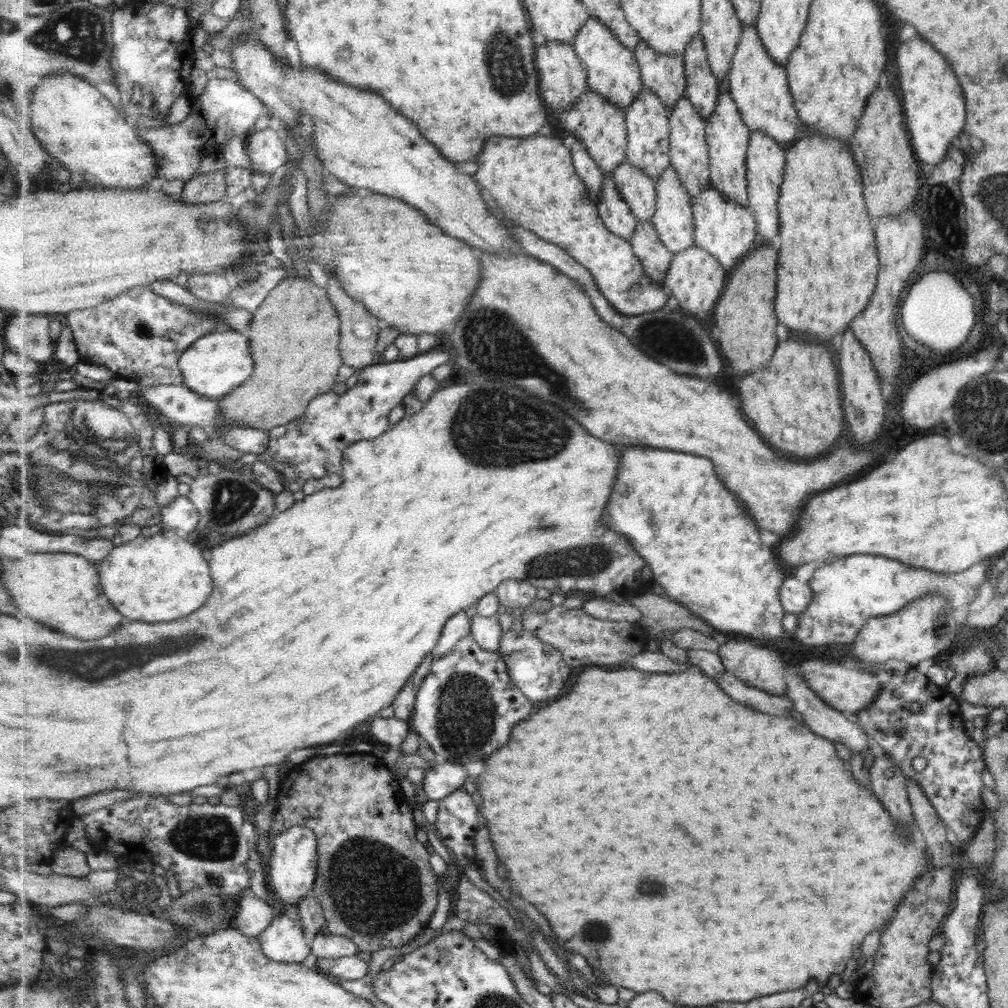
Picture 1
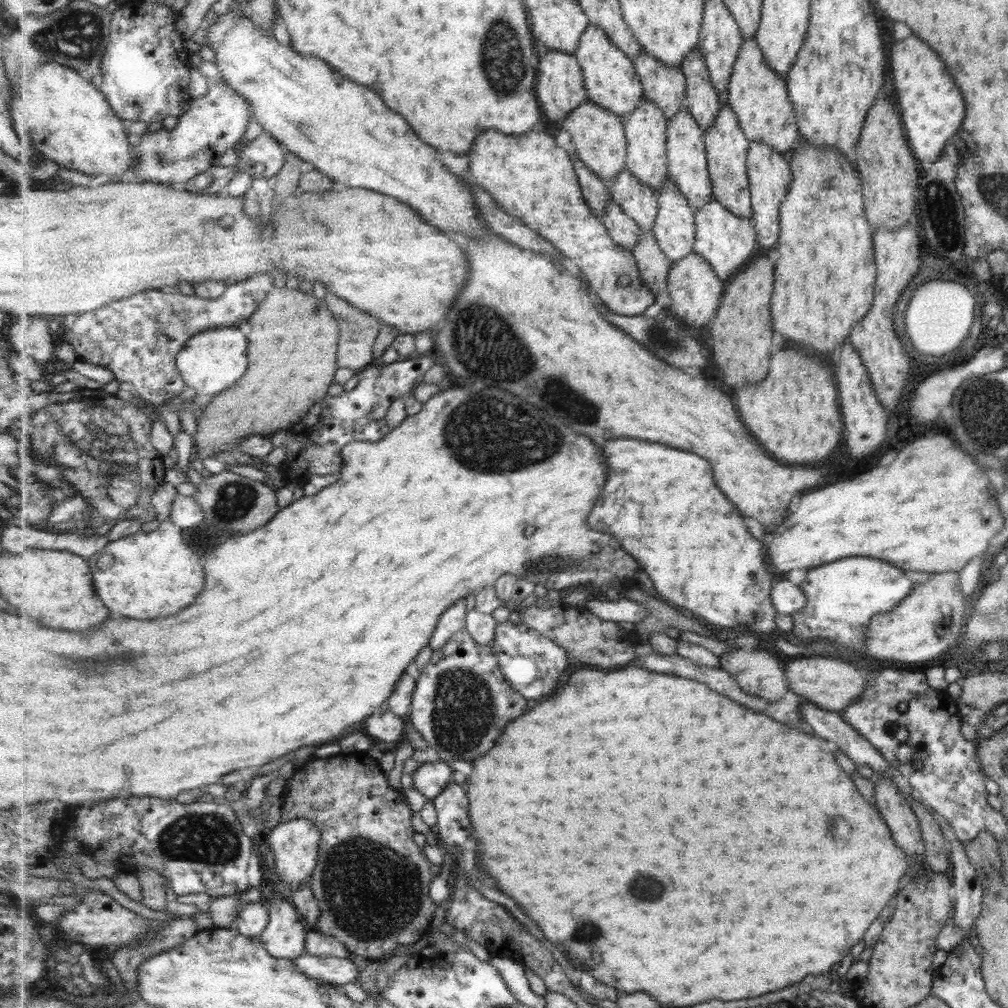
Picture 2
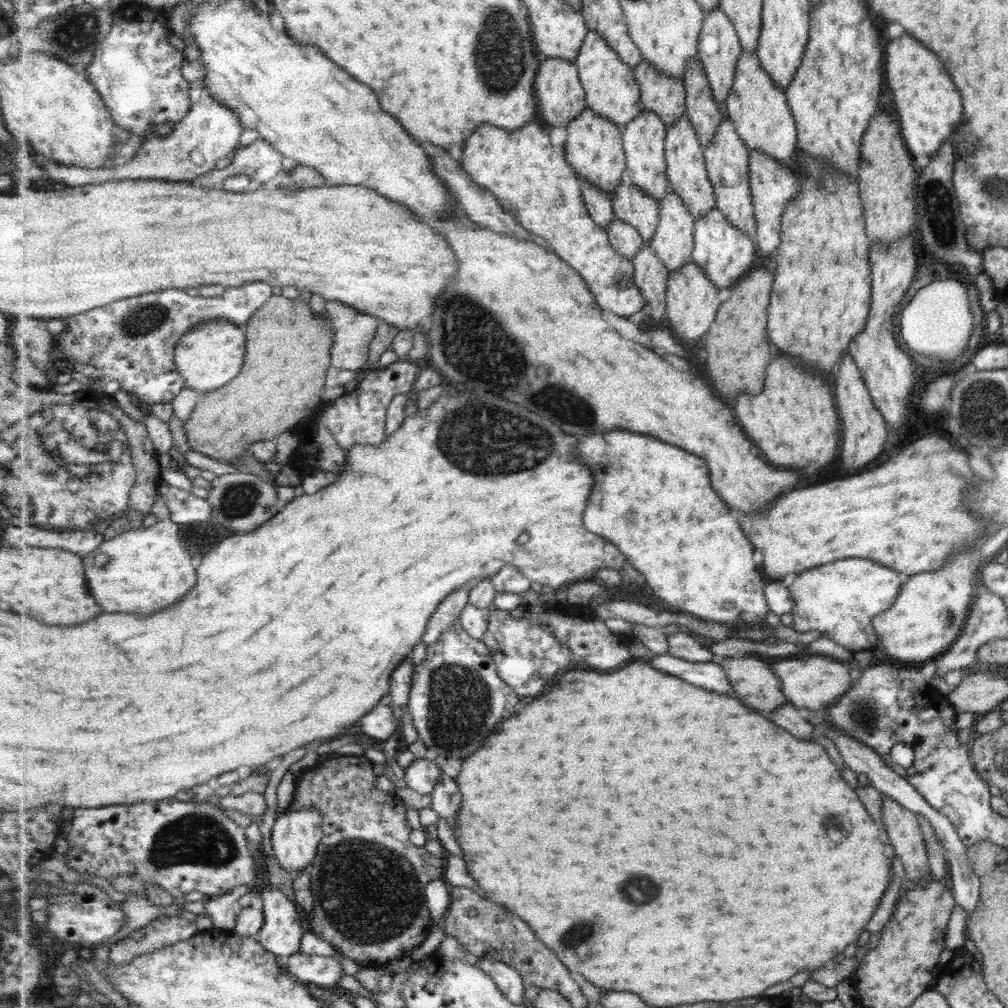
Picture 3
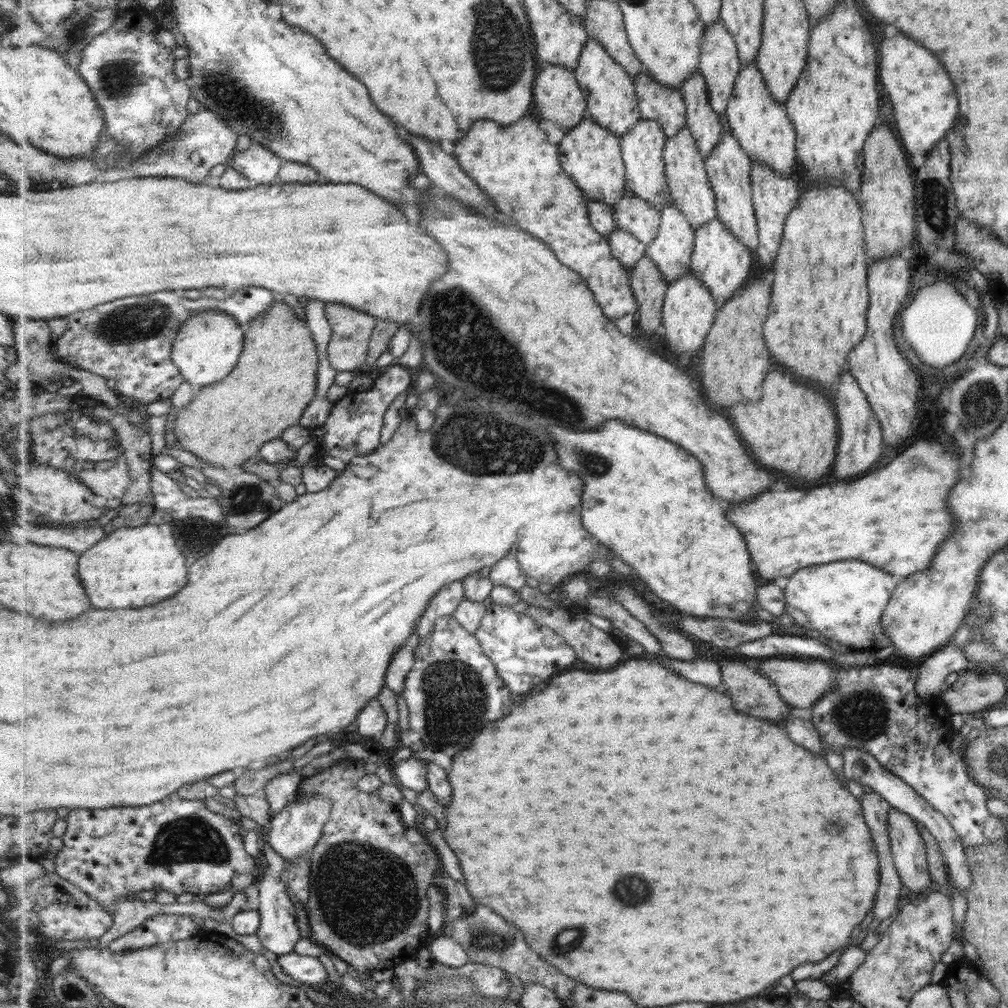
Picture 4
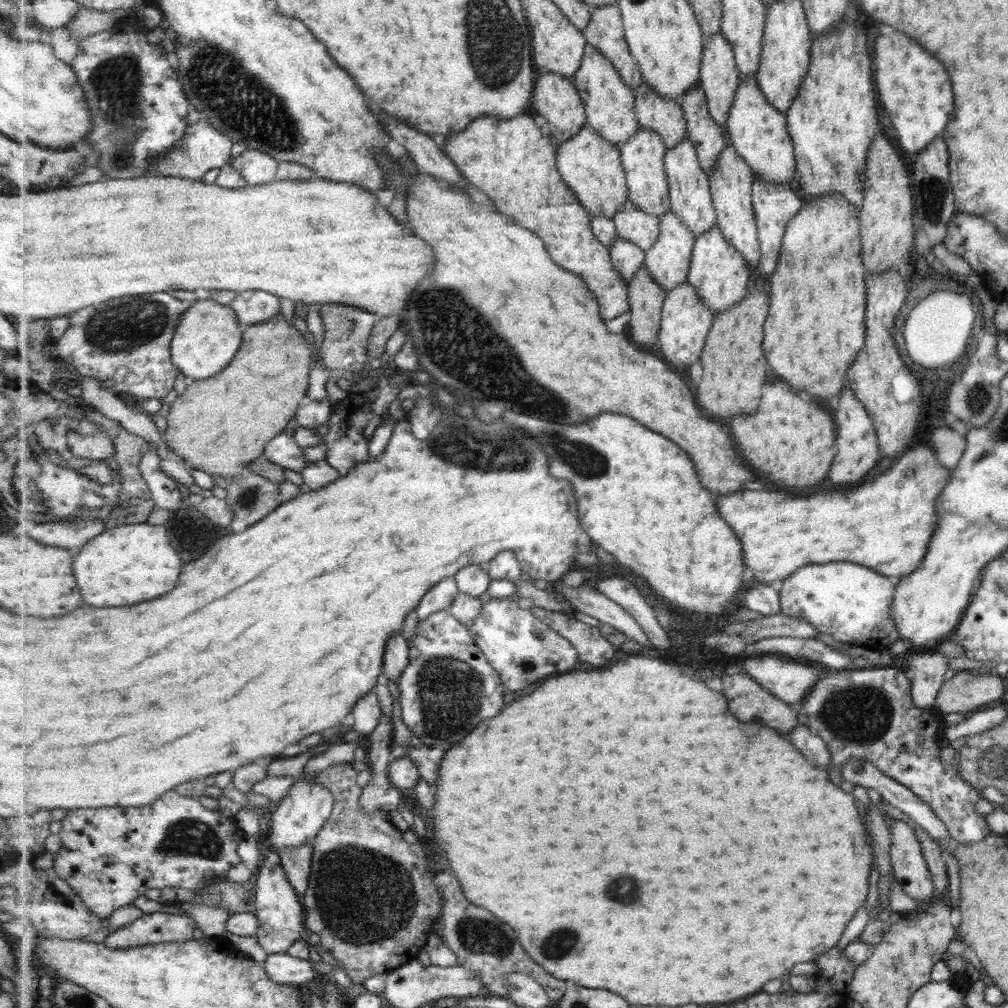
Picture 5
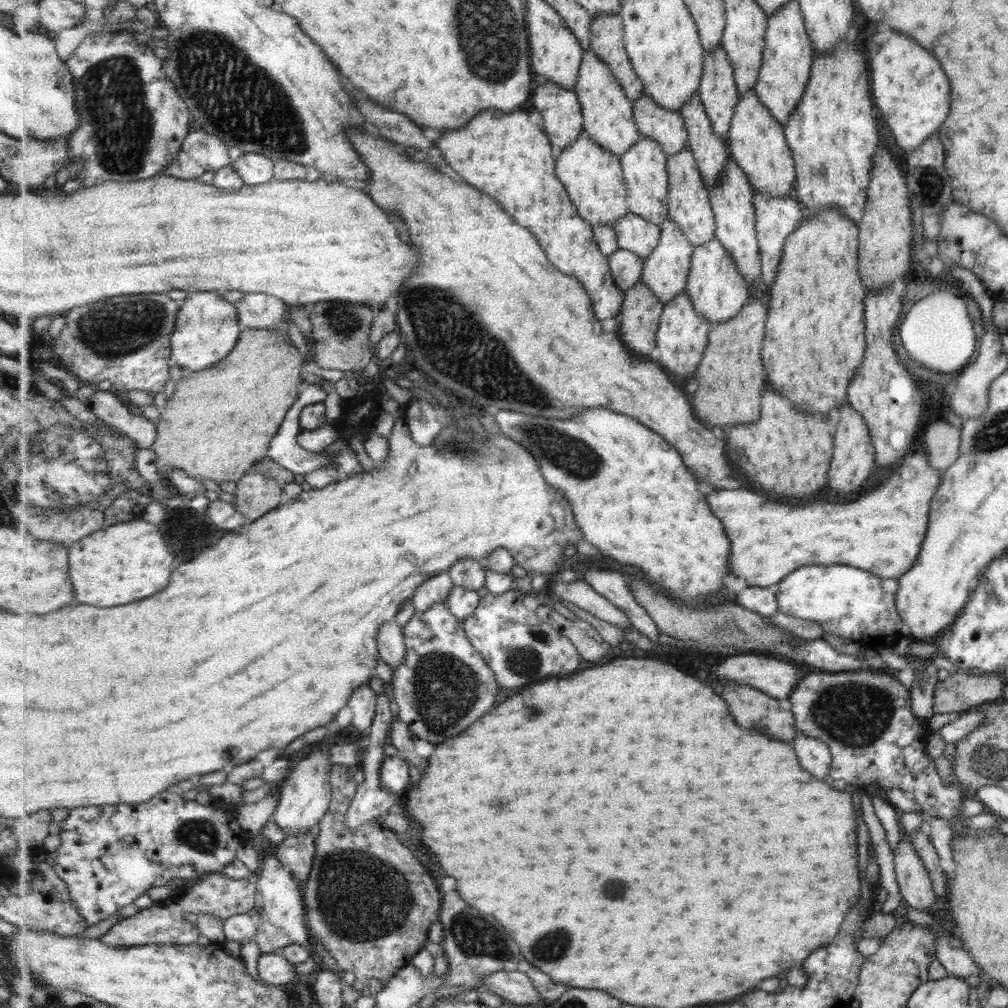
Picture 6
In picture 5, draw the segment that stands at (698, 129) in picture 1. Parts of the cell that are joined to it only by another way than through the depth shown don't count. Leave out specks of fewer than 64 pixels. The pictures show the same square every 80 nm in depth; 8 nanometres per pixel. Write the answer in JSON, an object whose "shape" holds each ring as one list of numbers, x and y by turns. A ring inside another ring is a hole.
{"shape":[[688,136,677,146,668,149,665,156,665,169,670,183,671,212,677,214,696,237,715,229,718,225,718,217,712,197,710,176,705,173,701,165,696,144,693,144]]}

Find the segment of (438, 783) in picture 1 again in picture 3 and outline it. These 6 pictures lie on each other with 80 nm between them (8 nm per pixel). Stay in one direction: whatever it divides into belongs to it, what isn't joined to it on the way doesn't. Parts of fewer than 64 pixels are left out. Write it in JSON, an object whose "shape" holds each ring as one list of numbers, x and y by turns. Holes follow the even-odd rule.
{"shape":[[423,758,414,759,404,771,407,786,421,794,431,794,439,778,445,774,440,762]]}

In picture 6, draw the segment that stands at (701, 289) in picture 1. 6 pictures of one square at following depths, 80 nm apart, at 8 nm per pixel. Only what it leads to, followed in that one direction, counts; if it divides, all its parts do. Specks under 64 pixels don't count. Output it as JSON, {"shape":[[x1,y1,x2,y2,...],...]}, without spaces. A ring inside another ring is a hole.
{"shape":[[687,292,681,293,675,300,664,306,664,314,658,328,656,345,659,349,658,362,675,379,687,384,689,378,697,372,708,347,710,330,714,324,696,311]]}

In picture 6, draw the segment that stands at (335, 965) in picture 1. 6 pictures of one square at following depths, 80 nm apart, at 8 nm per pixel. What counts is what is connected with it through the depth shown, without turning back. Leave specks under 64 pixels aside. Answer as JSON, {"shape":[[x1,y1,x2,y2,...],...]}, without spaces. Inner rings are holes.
{"shape":[[262,953,257,960,258,976,273,985,285,985,296,976,301,975,301,970,309,966,297,965,283,955,276,953]]}

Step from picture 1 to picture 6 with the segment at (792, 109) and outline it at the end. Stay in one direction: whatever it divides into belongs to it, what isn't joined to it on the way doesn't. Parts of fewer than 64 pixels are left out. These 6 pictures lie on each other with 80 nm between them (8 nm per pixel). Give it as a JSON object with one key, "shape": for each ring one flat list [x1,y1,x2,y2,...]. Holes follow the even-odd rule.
{"shape":[[756,89,740,97,727,136,729,153,747,173,753,188,767,196,787,196,795,184,796,161,784,128,761,102]]}

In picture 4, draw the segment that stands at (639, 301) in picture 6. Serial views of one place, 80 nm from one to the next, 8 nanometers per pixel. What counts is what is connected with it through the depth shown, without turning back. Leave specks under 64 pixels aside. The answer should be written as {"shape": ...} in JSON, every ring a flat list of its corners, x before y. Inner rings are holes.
{"shape":[[647,255,641,257,639,262,636,262,636,265,631,270,631,274,633,293,635,293,640,306,637,311,640,332,645,336,651,336,651,334,660,332,661,326,664,323,664,304,669,283,663,278,663,273,659,270,655,261]]}

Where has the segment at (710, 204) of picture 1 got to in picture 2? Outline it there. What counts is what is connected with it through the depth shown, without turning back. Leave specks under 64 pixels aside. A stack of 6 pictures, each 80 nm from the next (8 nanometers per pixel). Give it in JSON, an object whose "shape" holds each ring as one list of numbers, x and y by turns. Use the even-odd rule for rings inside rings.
{"shape":[[716,196,710,198,709,204,696,210,696,243,694,252,700,254,709,264,717,276,726,284,745,269,751,262,757,250,757,232,753,219,737,217]]}

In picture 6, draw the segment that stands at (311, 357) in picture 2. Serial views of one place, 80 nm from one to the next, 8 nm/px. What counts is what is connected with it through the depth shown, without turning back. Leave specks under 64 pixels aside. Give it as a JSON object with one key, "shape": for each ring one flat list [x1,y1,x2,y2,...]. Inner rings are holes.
{"shape":[[244,328,236,347,217,364,211,368,199,372,185,373,175,385,175,391,167,400,164,409,160,411,160,418,157,427,157,440,151,446,158,456,158,469,163,475,168,476,174,468,182,468,189,476,197,480,213,480,215,483,227,482,229,480,239,481,247,472,252,472,257,463,268,455,273,437,280,431,284,420,288,418,289,409,299,398,301,384,301,370,303,370,303,356,293,346,286,330,265,330,264,328]]}

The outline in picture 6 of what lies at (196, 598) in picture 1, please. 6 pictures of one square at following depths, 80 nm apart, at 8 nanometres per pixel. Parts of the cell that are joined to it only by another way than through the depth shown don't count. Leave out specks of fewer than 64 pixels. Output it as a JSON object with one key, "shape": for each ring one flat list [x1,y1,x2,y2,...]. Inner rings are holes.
{"shape":[[143,518,105,526,69,546,69,566,79,600,77,603,93,604,101,608,129,604,161,592,169,584,169,578,173,574,173,562,175,556,171,554,159,525]]}

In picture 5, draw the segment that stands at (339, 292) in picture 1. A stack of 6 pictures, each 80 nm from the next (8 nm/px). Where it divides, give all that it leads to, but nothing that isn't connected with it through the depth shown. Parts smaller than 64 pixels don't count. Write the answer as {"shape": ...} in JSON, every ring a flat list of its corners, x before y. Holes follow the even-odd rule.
{"shape":[[327,303,320,305,319,309,326,330,326,339,322,344,322,360,324,360,325,366,351,372,363,370,370,360,368,357,369,337,381,316,343,303]]}

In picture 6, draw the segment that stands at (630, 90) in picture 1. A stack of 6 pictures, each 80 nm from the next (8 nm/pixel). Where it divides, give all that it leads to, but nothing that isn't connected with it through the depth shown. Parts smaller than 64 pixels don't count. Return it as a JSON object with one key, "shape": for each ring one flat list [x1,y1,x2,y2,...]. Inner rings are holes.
{"shape":[[590,49,585,50,582,59,580,78,575,90,584,113,584,130,589,133,591,140,598,142,613,155,623,157,643,137,636,123,634,103,604,59]]}

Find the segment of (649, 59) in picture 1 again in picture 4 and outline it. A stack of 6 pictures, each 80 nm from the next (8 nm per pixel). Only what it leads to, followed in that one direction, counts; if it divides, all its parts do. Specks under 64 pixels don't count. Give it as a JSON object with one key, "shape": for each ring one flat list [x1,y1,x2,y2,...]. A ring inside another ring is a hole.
{"shape":[[645,70,636,78,642,118,656,120,668,138,673,138,688,124,688,105,681,88,664,86]]}

